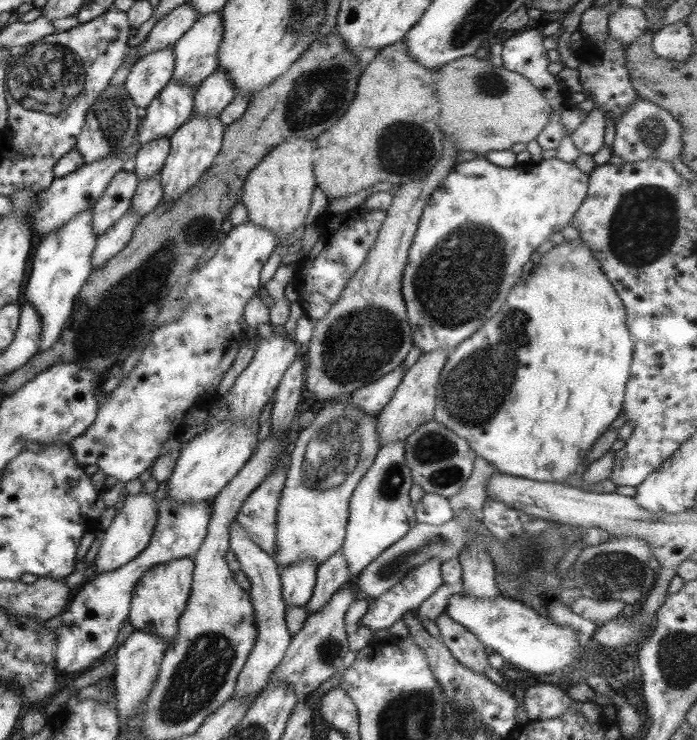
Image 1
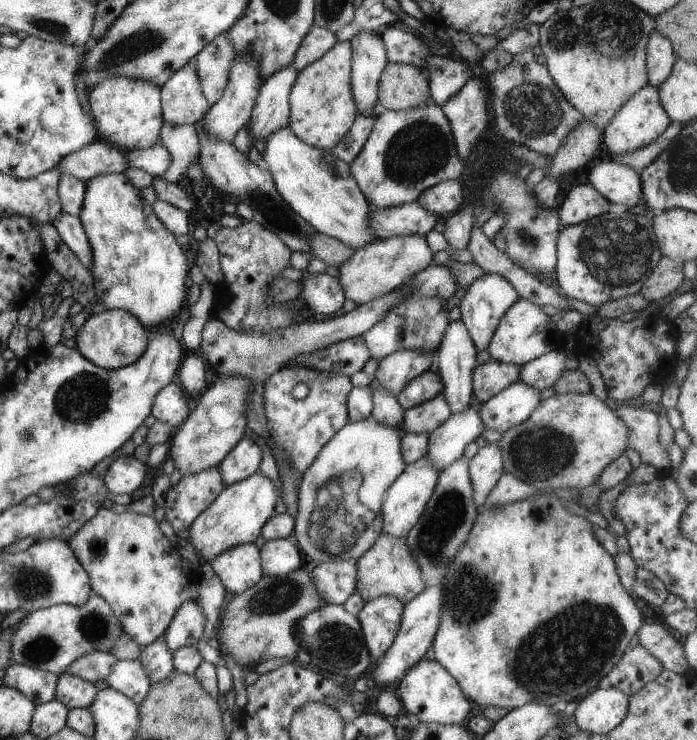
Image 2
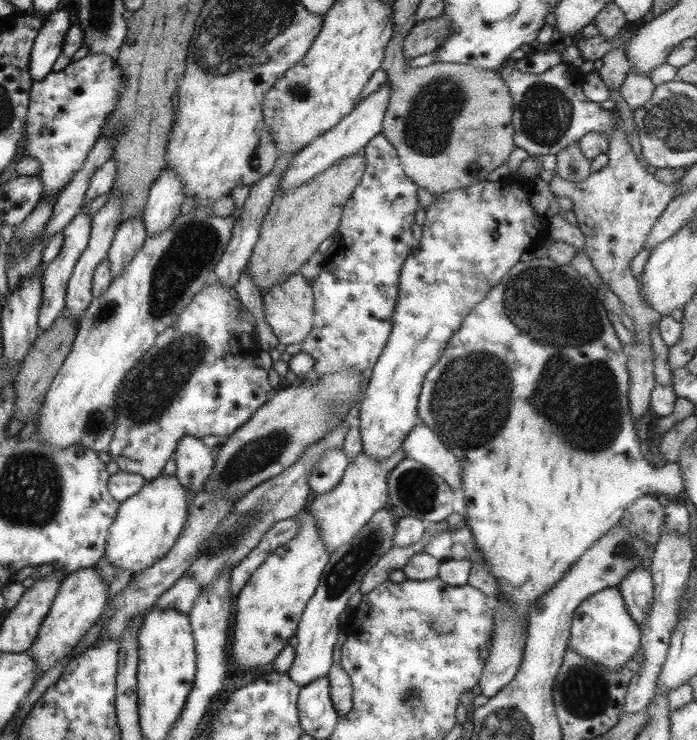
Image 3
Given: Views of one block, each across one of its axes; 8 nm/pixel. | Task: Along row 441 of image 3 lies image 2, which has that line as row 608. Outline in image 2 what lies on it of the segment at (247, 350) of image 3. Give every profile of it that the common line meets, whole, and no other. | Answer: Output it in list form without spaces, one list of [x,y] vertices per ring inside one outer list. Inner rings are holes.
[[[100,507],[96,516],[90,518],[82,528],[78,528],[67,543],[74,551],[78,562],[86,569],[93,594],[100,595],[106,600],[114,616],[118,616],[123,630],[142,648],[165,634],[174,614],[183,603],[199,598],[195,572],[188,574],[182,570],[180,566],[182,554],[162,534],[160,524],[156,522],[154,515],[148,516],[128,511],[117,514],[111,509]]]

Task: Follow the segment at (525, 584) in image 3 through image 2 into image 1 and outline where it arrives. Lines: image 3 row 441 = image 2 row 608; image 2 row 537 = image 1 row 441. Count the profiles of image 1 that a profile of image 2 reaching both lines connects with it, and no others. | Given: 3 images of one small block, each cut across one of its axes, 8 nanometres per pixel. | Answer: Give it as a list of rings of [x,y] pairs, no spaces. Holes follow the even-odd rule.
[[[582,239],[554,245],[550,251],[542,255],[531,272],[511,288],[506,304],[502,306],[498,316],[487,320],[473,336],[466,338],[454,351],[448,353],[446,364],[438,376],[436,409],[432,419],[466,440],[476,456],[490,461],[490,464],[497,468],[497,472],[538,482],[564,482],[570,474],[584,470],[584,461],[592,445],[609,430],[609,426],[621,414],[623,395],[626,392],[635,353],[626,319],[626,310],[620,296],[600,269],[600,264],[594,259],[588,245]]]

